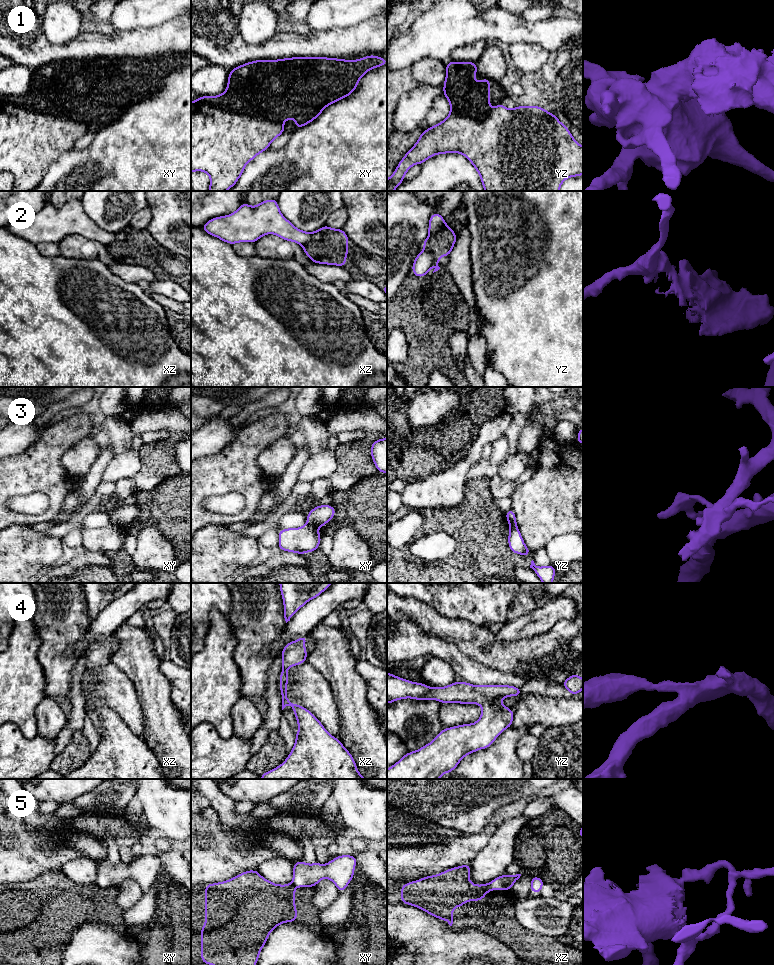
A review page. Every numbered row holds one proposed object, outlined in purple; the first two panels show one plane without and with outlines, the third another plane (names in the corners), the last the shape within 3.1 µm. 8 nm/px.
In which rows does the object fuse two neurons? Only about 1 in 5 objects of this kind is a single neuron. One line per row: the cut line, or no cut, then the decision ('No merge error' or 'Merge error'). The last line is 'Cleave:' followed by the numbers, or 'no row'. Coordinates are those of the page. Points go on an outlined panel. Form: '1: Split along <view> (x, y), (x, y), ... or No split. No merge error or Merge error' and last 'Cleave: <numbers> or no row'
1: Split along xy (227, 85), (229, 93), (241, 94), (281, 121). Merge error
2: Split along yz (445, 223), (438, 231), (429, 235). Merge error
3: Split along xy (308, 522), (316, 528). Merge error
4: No split. No merge error
5: Split along xz (488, 883), (491, 889). Merge error
Cleave: 1, 2, 3, 5

